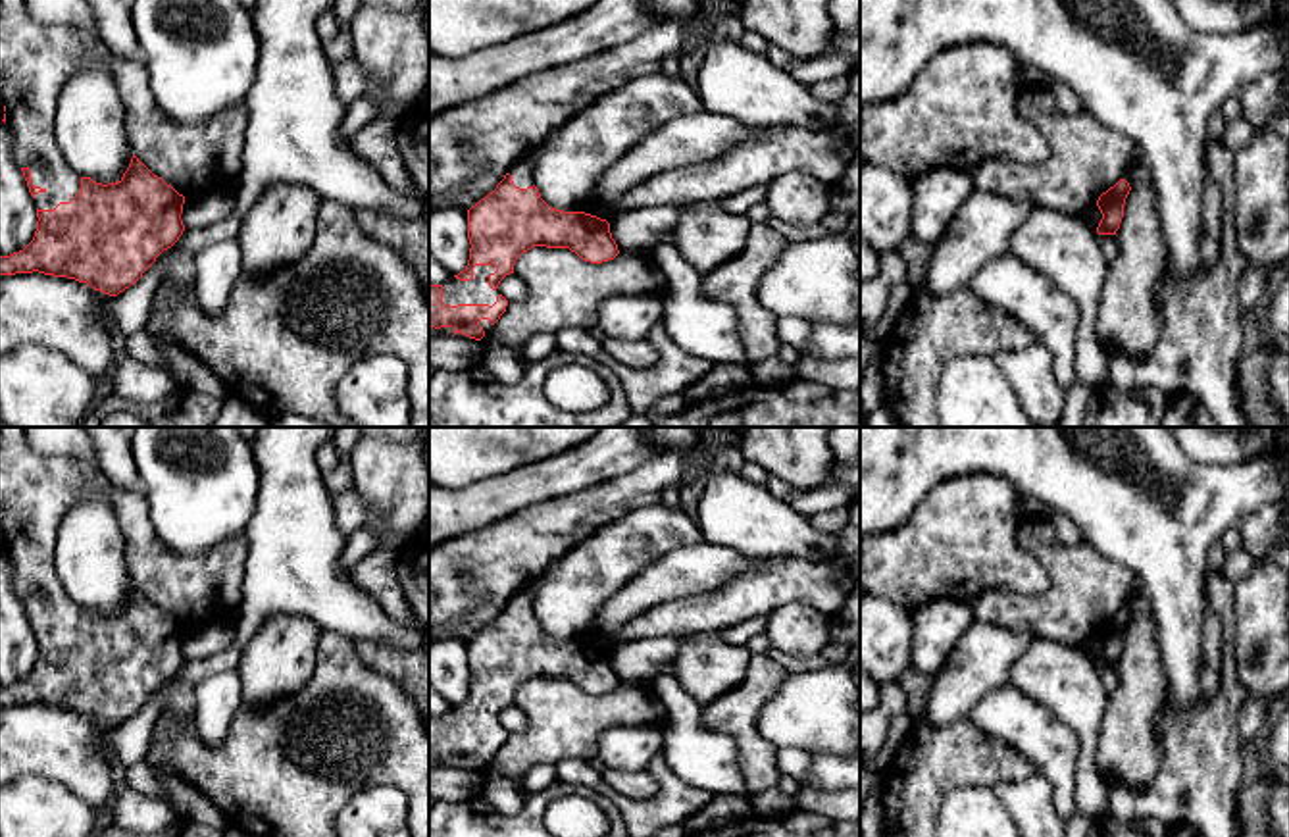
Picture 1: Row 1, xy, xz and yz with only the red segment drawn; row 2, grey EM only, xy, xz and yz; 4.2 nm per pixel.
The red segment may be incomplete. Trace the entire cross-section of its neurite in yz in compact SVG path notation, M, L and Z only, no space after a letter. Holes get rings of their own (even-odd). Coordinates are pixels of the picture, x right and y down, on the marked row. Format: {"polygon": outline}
{"polygon": "M1120 179L1114 187L1099 196L1097 206L1102 214L1102 219L1097 227L1099 235L1116 235L1124 217L1124 204L1129 190L1129 183Z"}

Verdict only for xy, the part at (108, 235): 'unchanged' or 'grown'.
grown

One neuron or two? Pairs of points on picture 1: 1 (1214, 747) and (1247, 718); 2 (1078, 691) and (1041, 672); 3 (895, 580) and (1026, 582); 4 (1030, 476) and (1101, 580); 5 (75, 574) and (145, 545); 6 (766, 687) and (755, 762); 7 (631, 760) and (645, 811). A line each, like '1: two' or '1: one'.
1: two
2: one
3: one
4: two
5: two
6: one
7: two

